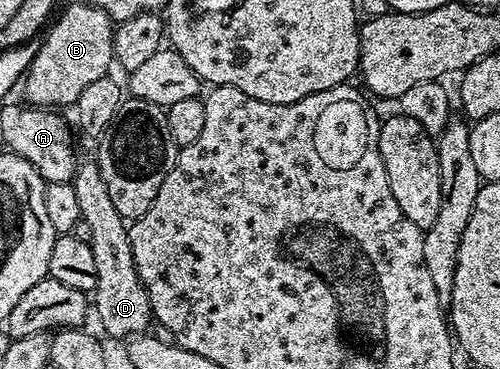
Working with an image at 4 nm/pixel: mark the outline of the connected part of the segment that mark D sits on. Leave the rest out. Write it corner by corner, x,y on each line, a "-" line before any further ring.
79,162
78,172
74,174
72,182
82,210
82,222
86,224
92,257
96,257
96,285
92,292
93,310
94,307
98,310
98,319
112,338
125,340
127,337
141,335
151,326
152,316
148,293
140,281
140,273
132,257
127,220
122,219
120,213
116,213
116,205
112,205
108,197
108,189
104,185
104,177
97,162

